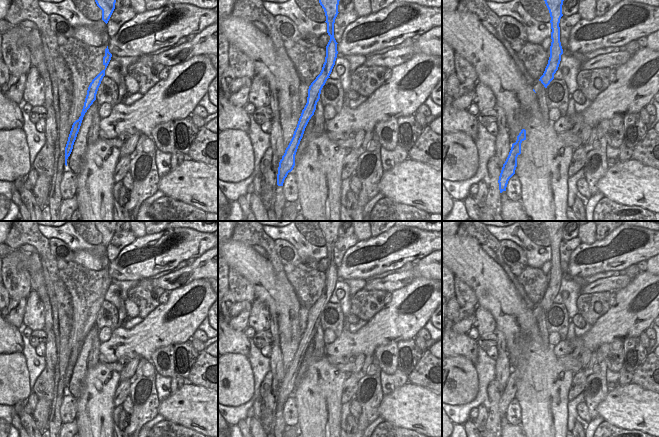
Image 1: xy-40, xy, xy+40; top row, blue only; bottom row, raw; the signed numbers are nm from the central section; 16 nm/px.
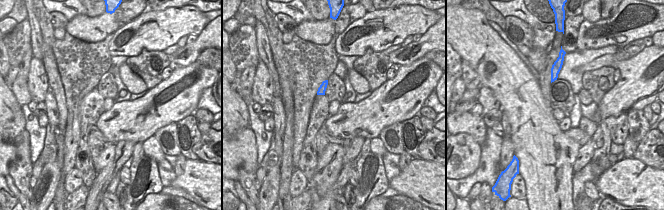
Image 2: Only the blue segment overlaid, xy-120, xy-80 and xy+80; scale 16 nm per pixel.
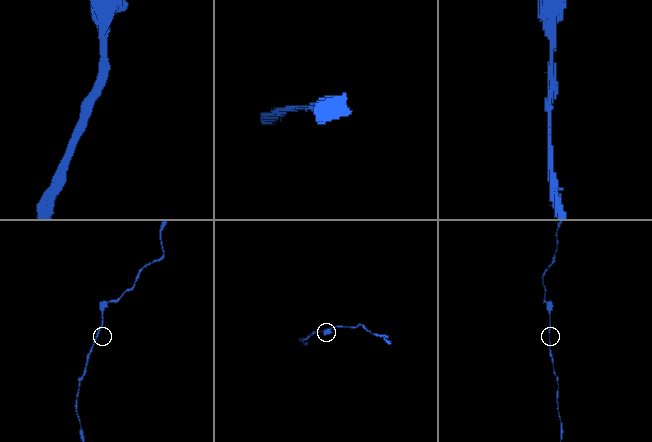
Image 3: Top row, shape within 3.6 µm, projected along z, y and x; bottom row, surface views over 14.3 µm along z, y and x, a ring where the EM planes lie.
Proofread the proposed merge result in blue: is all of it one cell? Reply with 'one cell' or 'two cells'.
one cell

